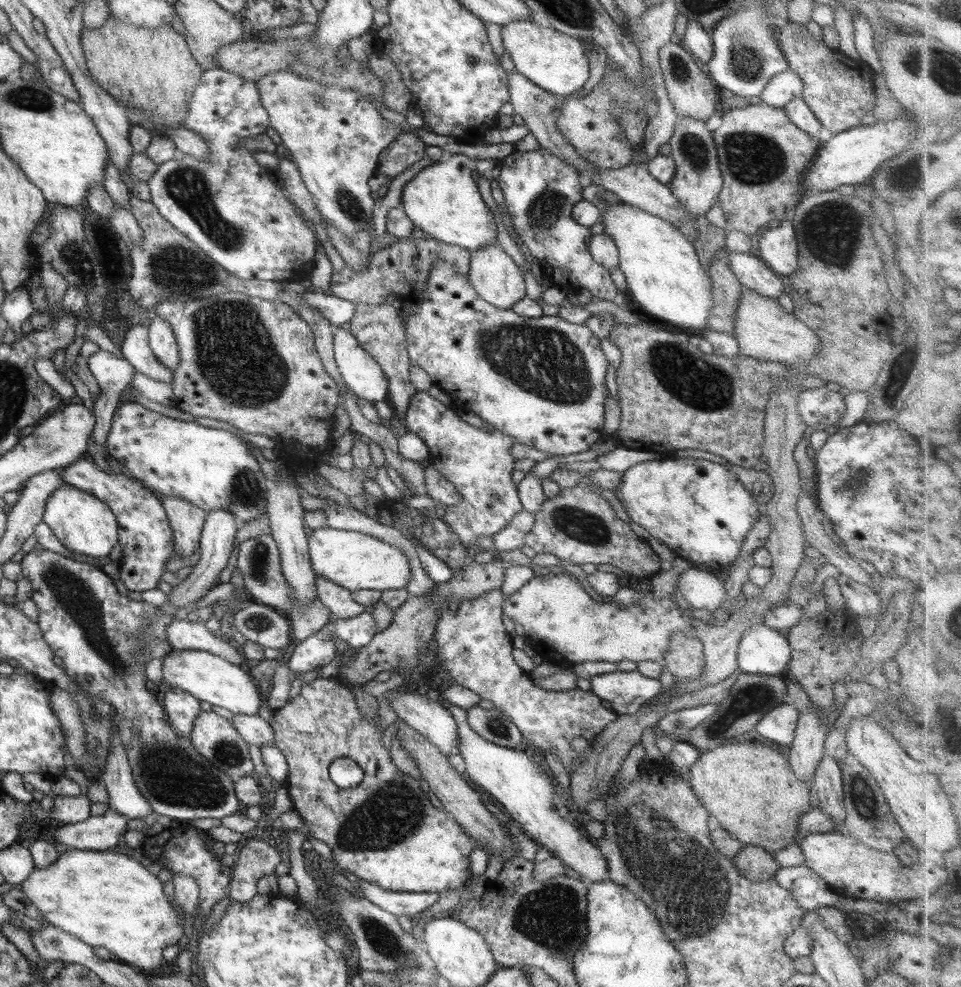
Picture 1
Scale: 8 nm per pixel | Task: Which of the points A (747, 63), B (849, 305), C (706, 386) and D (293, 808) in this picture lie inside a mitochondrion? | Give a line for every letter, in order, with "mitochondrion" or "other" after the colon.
A: mitochondrion
B: other
C: mitochondrion
D: other

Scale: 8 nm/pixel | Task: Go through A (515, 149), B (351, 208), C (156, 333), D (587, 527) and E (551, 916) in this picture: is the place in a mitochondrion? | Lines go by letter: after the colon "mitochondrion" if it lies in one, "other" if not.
A: other
B: mitochondrion
C: other
D: mitochondrion
E: mitochondrion

